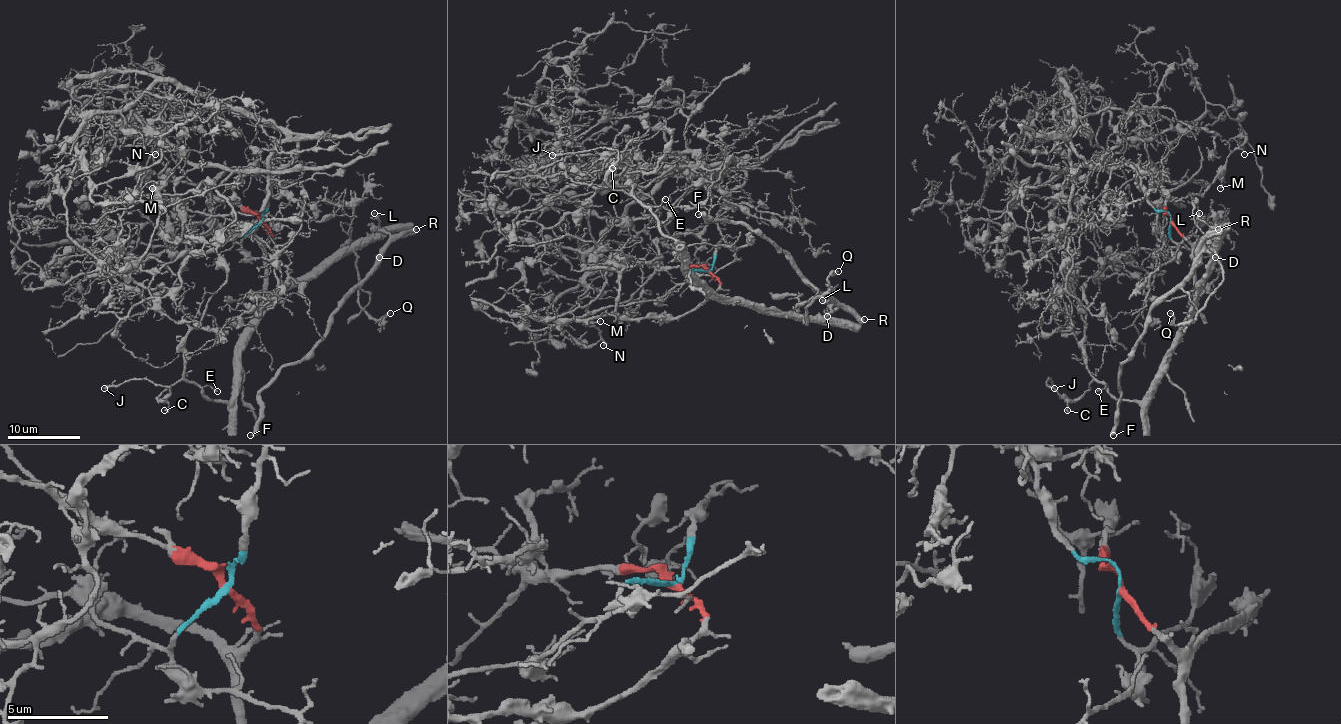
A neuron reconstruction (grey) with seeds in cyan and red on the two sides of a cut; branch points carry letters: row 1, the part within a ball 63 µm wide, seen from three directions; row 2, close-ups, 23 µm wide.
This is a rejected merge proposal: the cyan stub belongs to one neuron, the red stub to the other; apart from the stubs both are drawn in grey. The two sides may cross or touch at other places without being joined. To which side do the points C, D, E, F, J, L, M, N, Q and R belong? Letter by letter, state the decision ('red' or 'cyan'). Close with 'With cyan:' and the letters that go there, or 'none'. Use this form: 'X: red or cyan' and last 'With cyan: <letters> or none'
C: red
D: red
E: red
F: red
J: red
L: red
M: red
N: red
Q: red
R: red
With cyan: none

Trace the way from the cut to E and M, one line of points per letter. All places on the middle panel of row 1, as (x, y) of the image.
E: (708, 271), (719, 282), (712, 297), (688, 273), (688, 253), (661, 231), (659, 220), (652, 211), (665, 198)
M: (708, 271), (719, 284), (683, 315), (624, 318), (617, 258), (588, 304), (586, 318), (601, 320)

